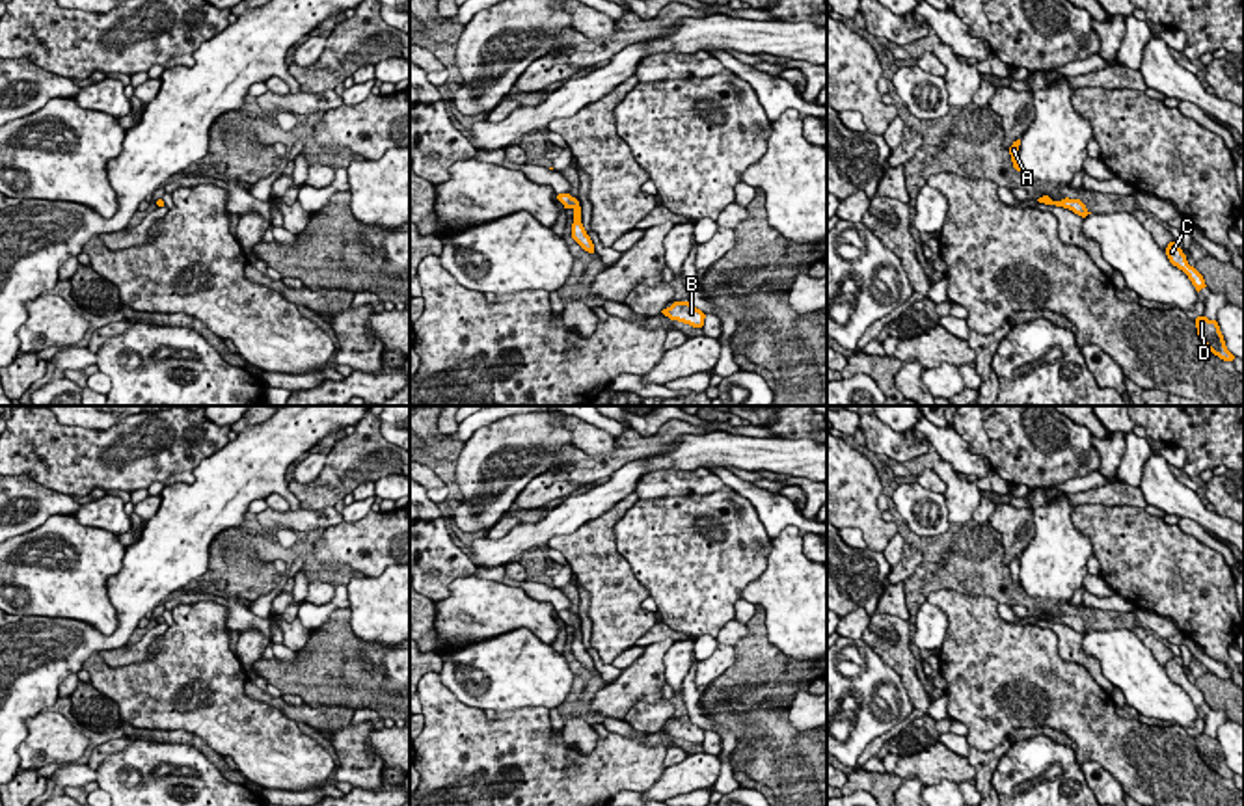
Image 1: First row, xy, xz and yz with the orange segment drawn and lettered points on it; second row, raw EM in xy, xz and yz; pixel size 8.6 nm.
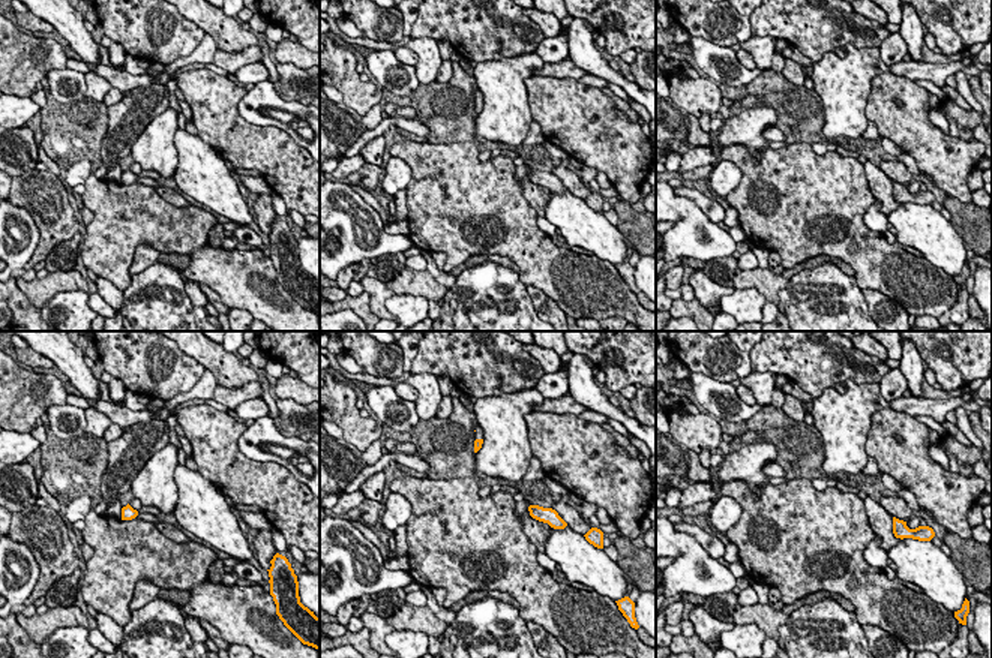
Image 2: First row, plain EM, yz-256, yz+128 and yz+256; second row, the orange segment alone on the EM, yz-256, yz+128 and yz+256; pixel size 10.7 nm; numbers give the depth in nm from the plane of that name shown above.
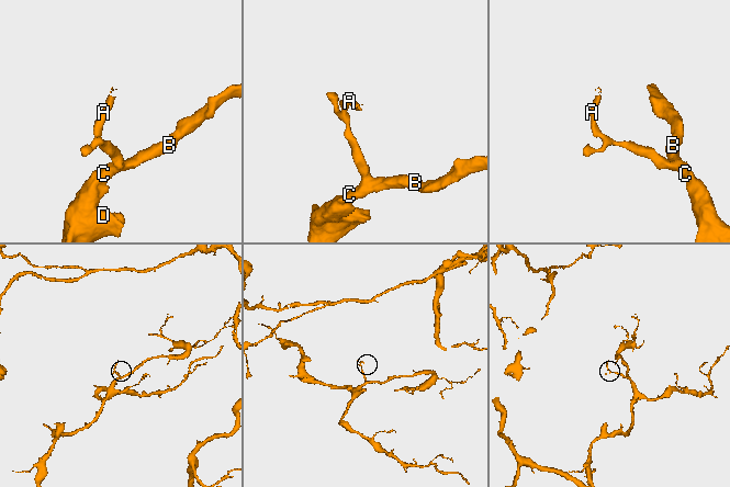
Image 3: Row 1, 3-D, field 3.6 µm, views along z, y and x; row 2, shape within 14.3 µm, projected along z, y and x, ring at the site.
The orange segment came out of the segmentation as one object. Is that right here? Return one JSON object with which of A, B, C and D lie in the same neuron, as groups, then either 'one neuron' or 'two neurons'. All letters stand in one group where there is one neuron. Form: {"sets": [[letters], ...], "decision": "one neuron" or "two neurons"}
{"sets": [["A", "B", "C", "D"]], "decision": "one neuron"}

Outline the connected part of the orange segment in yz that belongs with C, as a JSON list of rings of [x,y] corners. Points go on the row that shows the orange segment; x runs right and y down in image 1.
[[[1175,242],[1168,244],[1166,255],[1173,266],[1177,266],[1188,275],[1197,292],[1207,287],[1203,275],[1188,264],[1186,255],[1181,248],[1175,246]]]

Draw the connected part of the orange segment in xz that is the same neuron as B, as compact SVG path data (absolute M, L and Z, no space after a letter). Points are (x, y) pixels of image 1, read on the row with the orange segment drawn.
M674 302L670 307L661 311L670 320L689 324L693 328L702 328L706 315L693 307L689 302Z

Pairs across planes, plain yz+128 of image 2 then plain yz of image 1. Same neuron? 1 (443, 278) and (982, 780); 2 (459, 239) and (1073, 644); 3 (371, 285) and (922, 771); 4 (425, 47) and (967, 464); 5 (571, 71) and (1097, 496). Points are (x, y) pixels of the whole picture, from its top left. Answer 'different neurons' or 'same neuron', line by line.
1: same neuron
2: different neurons
3: different neurons
4: different neurons
5: same neuron

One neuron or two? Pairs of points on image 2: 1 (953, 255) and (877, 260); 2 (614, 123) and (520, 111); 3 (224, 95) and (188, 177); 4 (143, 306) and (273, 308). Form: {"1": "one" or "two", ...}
{"1": "two", "2": "two", "3": "two", "4": "two"}

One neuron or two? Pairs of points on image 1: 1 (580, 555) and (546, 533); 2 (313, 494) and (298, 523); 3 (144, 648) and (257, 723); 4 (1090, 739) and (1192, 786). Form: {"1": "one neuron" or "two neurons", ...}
{"1": "two neurons", "2": "two neurons", "3": "two neurons", "4": "one neuron"}

